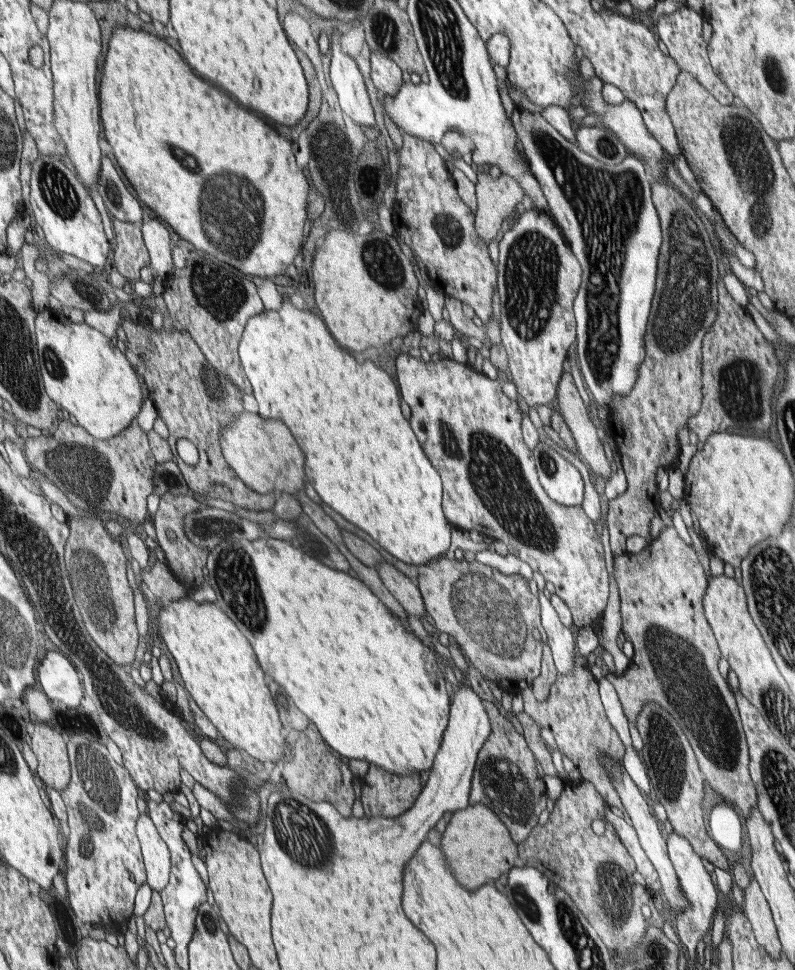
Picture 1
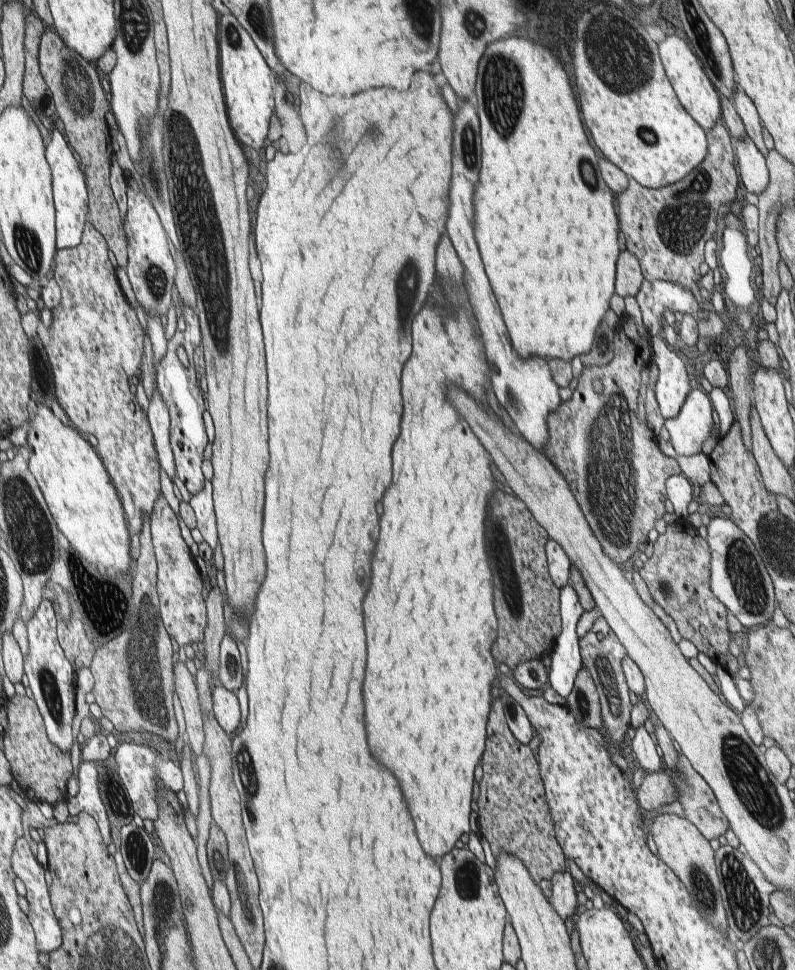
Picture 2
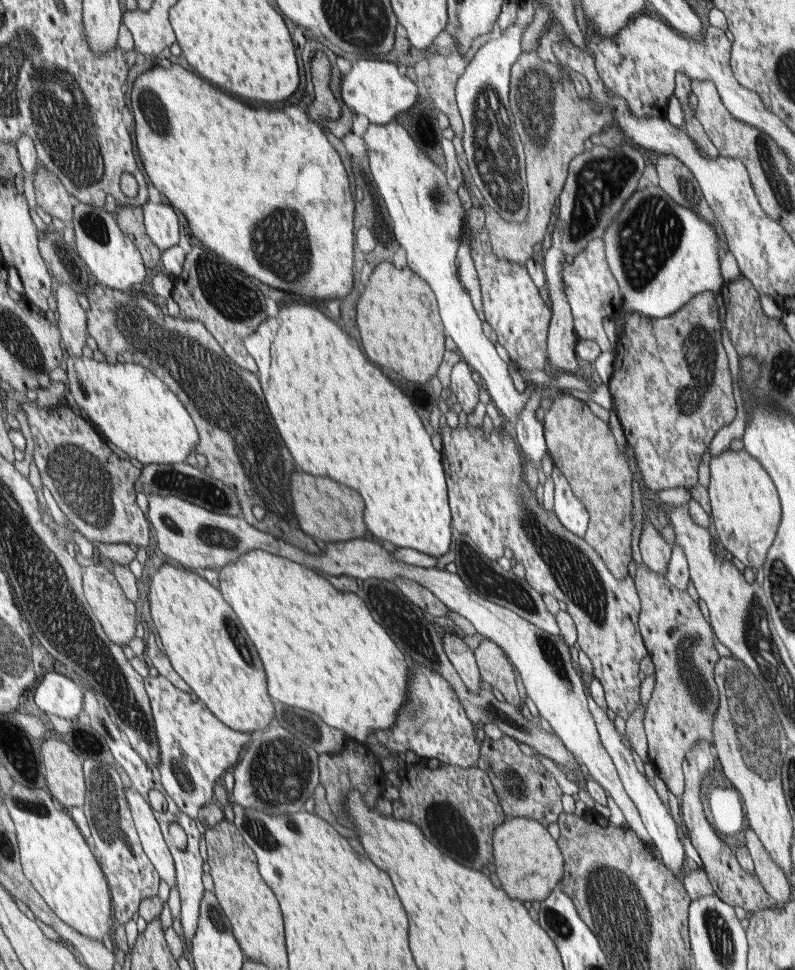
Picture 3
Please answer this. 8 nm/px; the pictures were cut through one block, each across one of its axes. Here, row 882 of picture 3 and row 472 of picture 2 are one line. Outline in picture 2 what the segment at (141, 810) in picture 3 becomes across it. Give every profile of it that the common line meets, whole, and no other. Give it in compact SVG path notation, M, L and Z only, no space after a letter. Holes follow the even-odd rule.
M155 390L153 398L147 404L147 422L151 424L153 440L155 440L155 450L159 452L159 466L163 472L173 480L175 478L175 460L173 460L173 450L169 444L169 414L163 404L163 398L159 398L159 392Z

